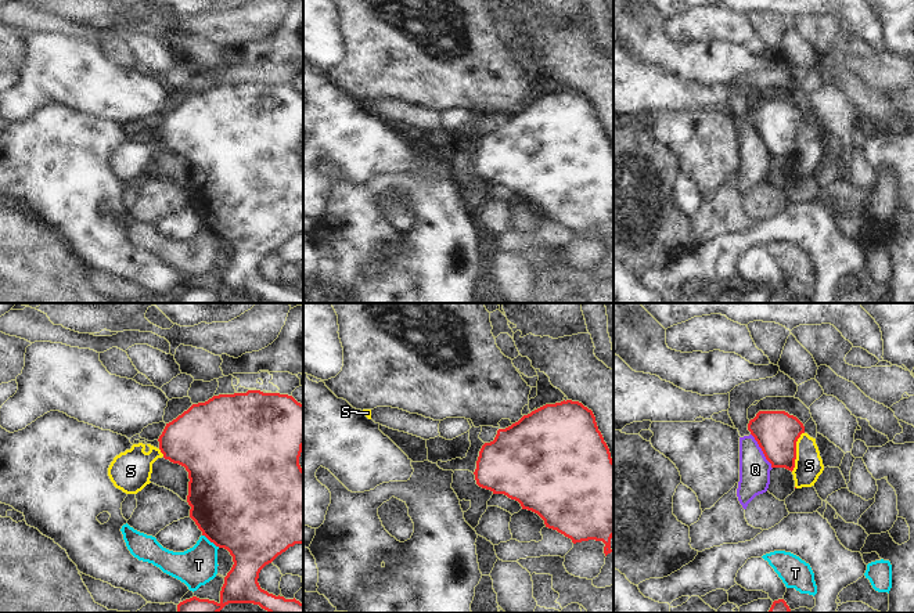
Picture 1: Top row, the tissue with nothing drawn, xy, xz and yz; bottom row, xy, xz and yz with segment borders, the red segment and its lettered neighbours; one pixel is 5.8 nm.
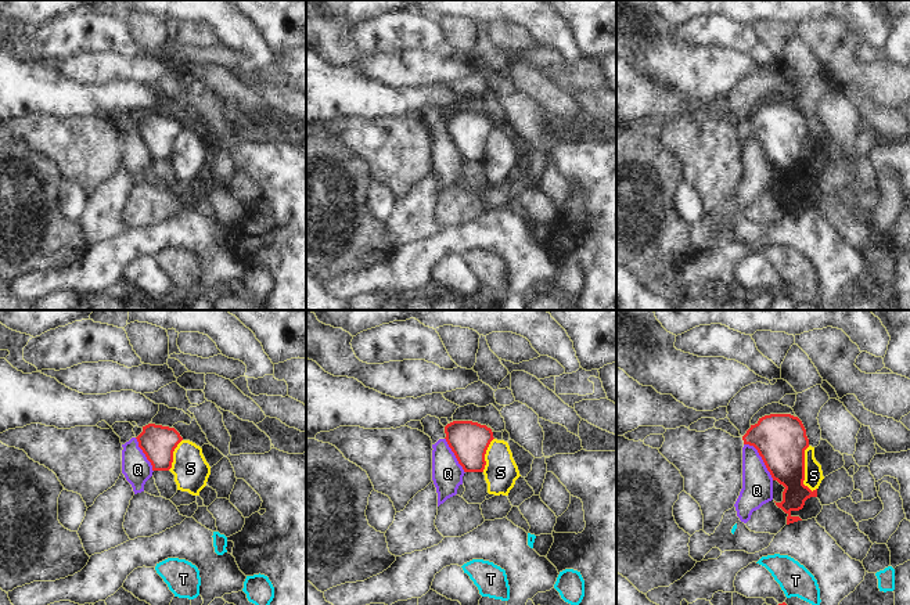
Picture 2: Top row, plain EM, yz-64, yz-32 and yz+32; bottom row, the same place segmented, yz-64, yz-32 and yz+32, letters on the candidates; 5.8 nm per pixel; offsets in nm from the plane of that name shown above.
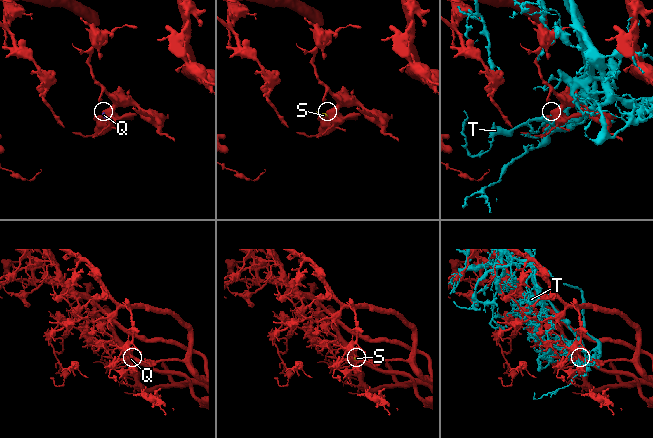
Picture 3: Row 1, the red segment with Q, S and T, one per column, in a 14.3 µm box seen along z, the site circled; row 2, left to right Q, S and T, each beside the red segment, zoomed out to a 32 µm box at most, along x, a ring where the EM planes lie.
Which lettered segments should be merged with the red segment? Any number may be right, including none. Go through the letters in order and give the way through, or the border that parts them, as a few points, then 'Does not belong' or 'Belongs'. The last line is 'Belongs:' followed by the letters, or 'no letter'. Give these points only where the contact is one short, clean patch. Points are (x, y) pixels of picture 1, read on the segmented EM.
Q: Does not belong
S: Boundary: yz (803, 432), (796, 442), (795, 467), (791, 471). Does not belong
T: Does not belong
Belongs: no letter

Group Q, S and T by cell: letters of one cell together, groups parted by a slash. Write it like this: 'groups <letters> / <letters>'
groups Q T / S

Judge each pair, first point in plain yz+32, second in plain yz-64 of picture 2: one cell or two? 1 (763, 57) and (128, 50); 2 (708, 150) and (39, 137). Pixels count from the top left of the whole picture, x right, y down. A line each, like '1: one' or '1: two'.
1: one
2: one

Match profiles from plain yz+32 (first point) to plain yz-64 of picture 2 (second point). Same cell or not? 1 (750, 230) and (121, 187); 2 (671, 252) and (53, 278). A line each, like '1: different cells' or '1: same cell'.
1: same cell
2: different cells

